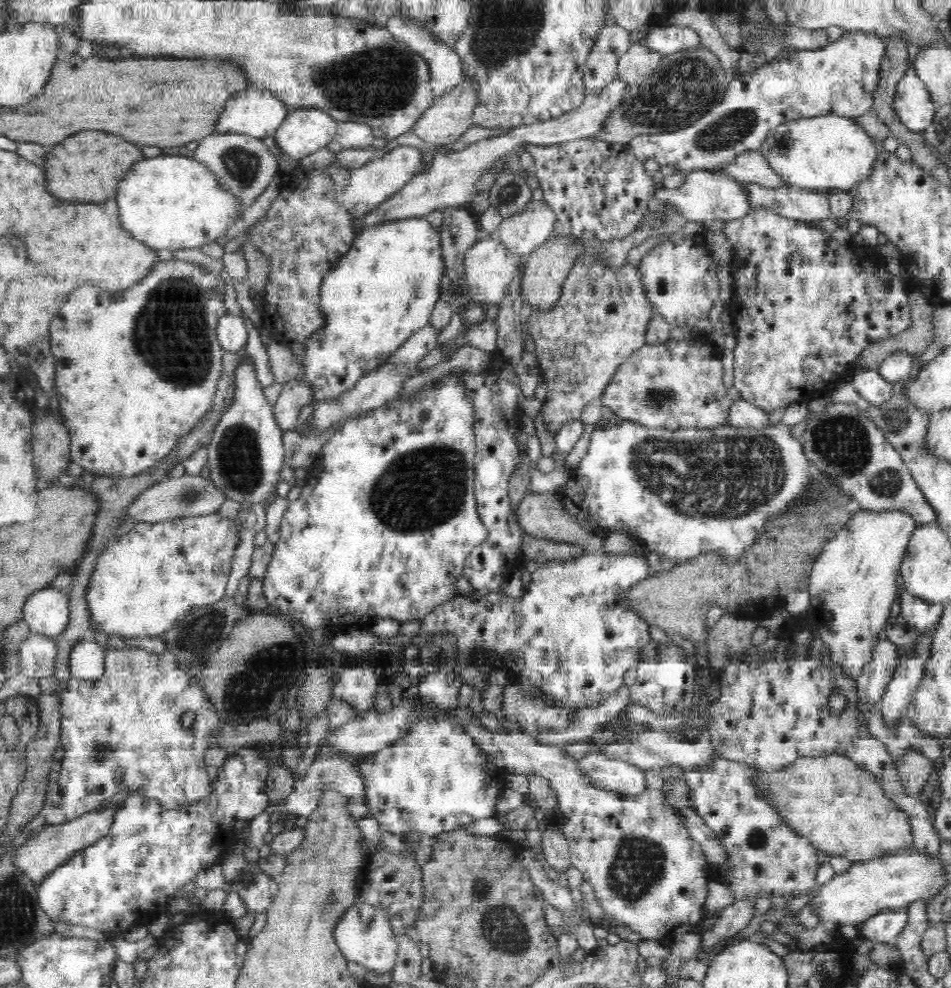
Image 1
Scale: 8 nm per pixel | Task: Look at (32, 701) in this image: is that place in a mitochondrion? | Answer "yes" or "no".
no

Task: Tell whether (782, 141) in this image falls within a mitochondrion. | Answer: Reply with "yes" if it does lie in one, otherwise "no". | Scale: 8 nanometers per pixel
no

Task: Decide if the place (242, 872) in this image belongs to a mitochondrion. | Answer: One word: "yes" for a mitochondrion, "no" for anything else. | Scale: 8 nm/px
yes

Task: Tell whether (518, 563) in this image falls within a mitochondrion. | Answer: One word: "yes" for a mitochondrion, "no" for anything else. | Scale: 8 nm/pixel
no

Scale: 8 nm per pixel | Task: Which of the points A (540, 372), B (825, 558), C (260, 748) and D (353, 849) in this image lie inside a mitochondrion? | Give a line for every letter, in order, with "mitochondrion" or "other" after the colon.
A: other
B: other
C: other
D: other

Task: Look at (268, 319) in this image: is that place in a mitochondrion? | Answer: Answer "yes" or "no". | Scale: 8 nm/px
no

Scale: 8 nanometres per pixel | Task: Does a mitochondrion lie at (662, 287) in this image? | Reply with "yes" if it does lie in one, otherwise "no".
no

